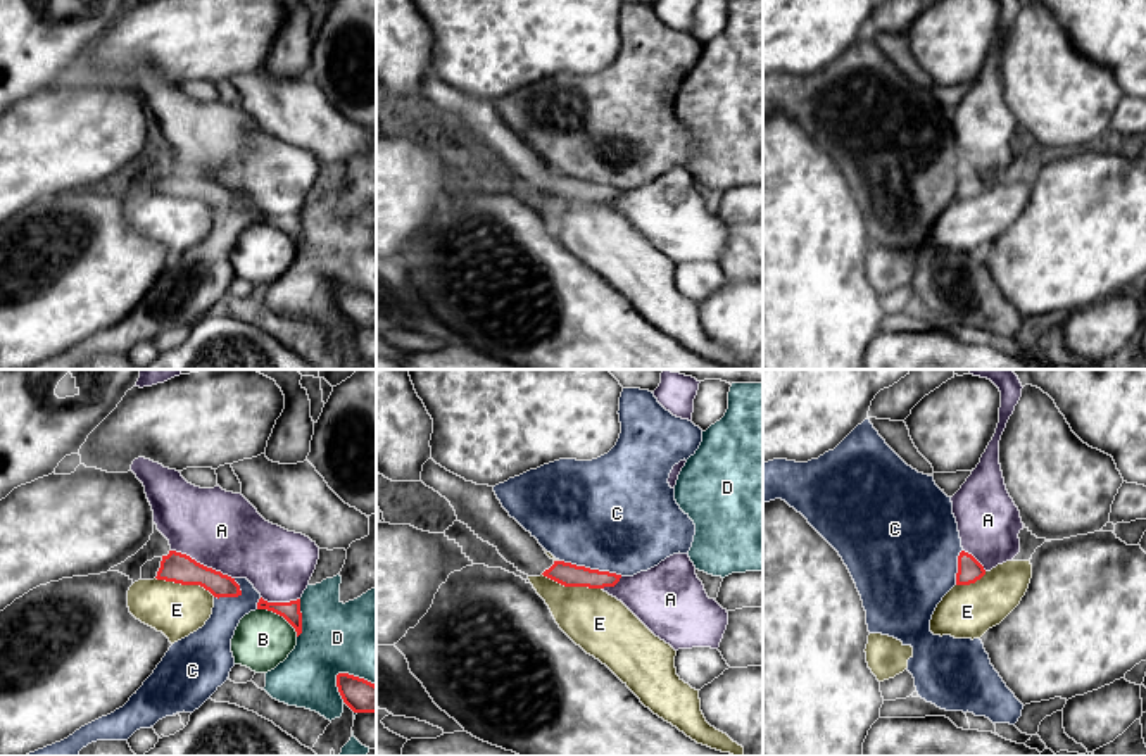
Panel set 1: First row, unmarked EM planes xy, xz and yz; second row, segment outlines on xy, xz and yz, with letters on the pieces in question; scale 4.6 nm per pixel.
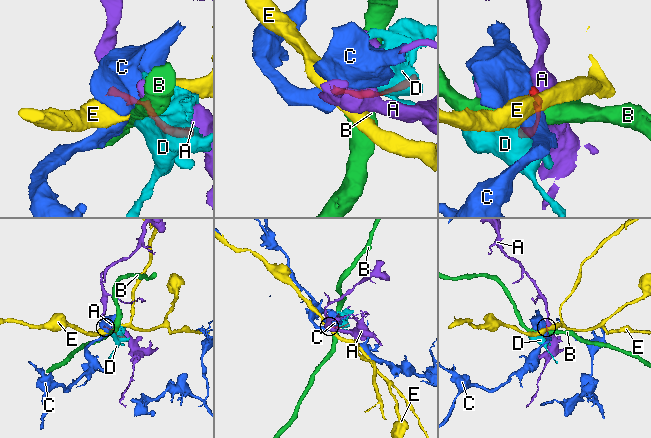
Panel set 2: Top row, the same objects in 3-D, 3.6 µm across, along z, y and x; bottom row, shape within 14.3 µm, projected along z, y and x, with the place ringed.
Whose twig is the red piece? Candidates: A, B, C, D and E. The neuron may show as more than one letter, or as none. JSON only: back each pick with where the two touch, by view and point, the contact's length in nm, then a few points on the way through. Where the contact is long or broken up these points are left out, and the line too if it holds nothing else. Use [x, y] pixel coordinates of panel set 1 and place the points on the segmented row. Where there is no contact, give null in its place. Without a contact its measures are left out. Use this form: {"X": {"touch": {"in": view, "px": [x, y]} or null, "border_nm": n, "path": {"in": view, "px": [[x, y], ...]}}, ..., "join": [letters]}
{"join": []}

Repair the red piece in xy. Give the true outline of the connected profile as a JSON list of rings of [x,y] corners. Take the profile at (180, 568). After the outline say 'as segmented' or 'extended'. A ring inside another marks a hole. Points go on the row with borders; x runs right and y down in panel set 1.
[[[169,551],[169,554],[162,558],[154,558],[142,566],[142,580],[154,578],[181,585],[200,585],[217,599],[242,595],[235,578],[207,568],[176,551]]]; extended

